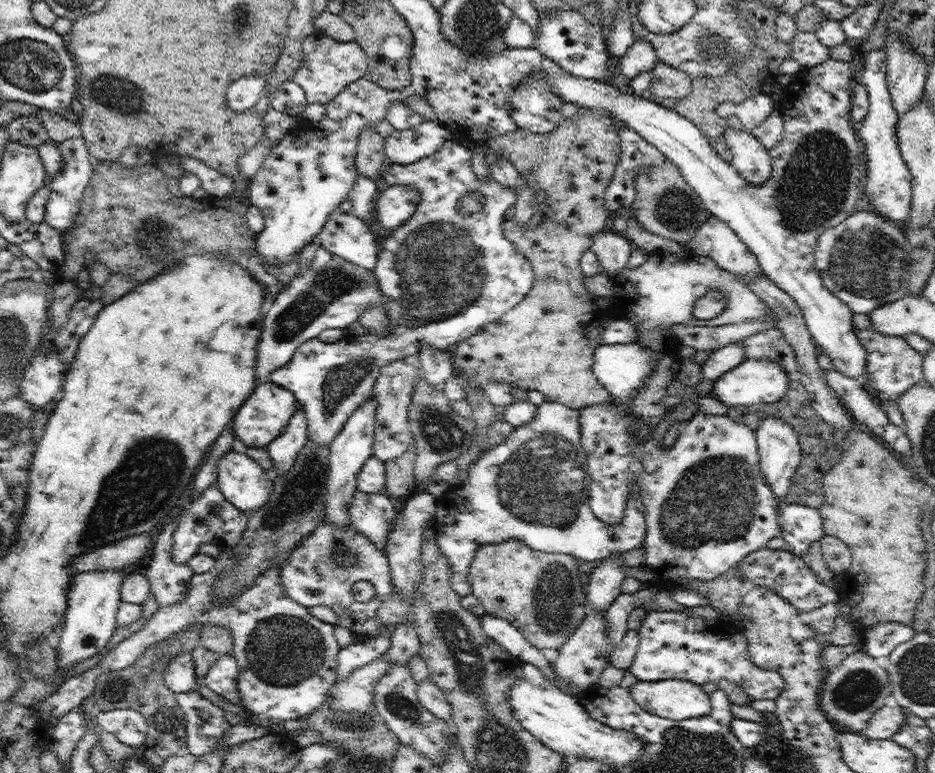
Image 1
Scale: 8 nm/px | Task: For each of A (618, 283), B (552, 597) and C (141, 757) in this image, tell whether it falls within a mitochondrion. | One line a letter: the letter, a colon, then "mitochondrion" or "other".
A: other
B: mitochondrion
C: other

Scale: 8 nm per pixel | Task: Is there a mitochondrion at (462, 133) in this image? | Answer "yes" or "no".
no

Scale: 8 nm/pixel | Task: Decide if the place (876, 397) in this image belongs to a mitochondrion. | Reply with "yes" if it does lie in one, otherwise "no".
no

